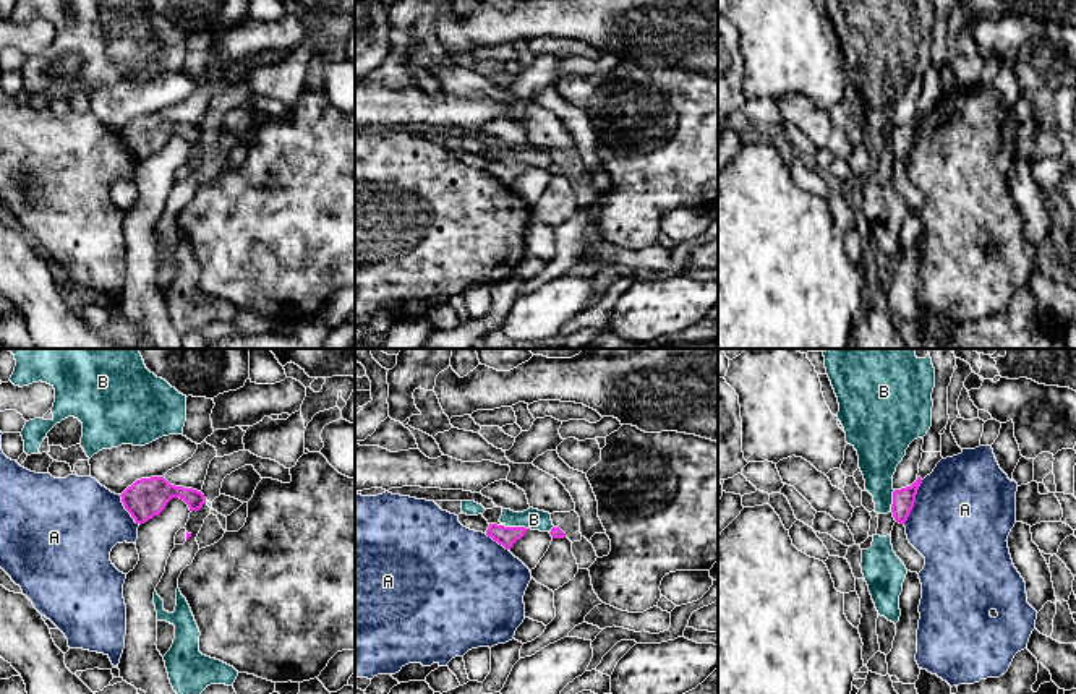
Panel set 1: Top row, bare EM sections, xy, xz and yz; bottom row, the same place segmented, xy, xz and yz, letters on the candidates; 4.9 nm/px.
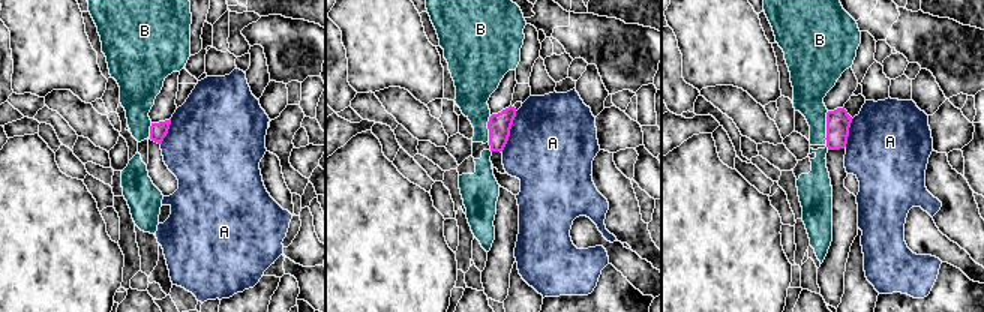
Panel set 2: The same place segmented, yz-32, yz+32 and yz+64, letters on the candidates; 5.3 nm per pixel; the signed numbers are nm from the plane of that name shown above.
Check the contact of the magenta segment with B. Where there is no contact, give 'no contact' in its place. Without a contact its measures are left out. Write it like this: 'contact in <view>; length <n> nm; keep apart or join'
contact in xz; length 110 nm; keep apart

